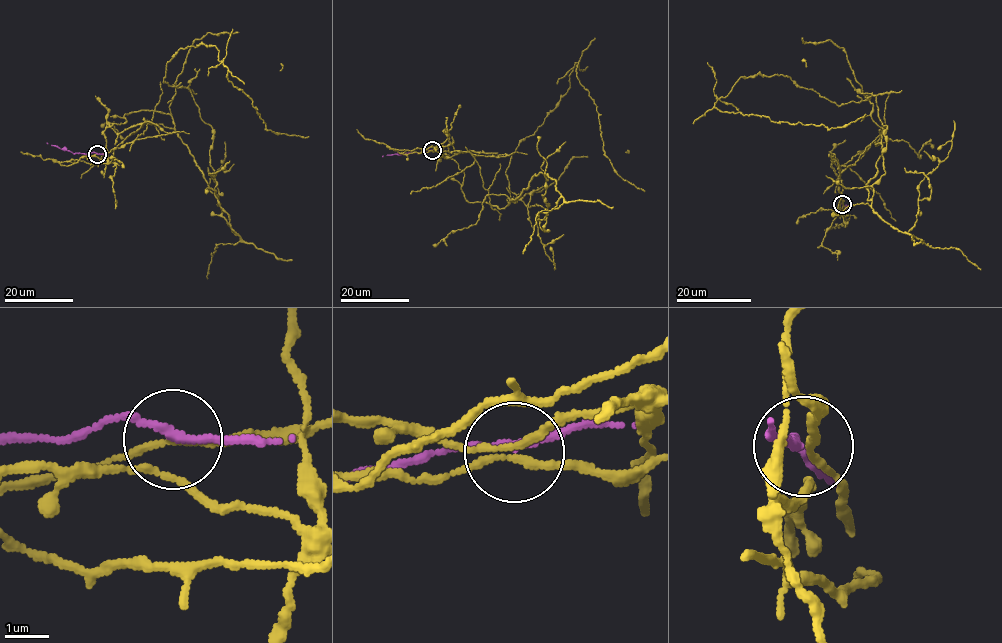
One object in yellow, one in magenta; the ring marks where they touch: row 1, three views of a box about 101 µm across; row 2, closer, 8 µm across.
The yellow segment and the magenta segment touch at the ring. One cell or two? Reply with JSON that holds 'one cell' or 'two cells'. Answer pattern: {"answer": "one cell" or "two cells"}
{"answer": "two cells"}

